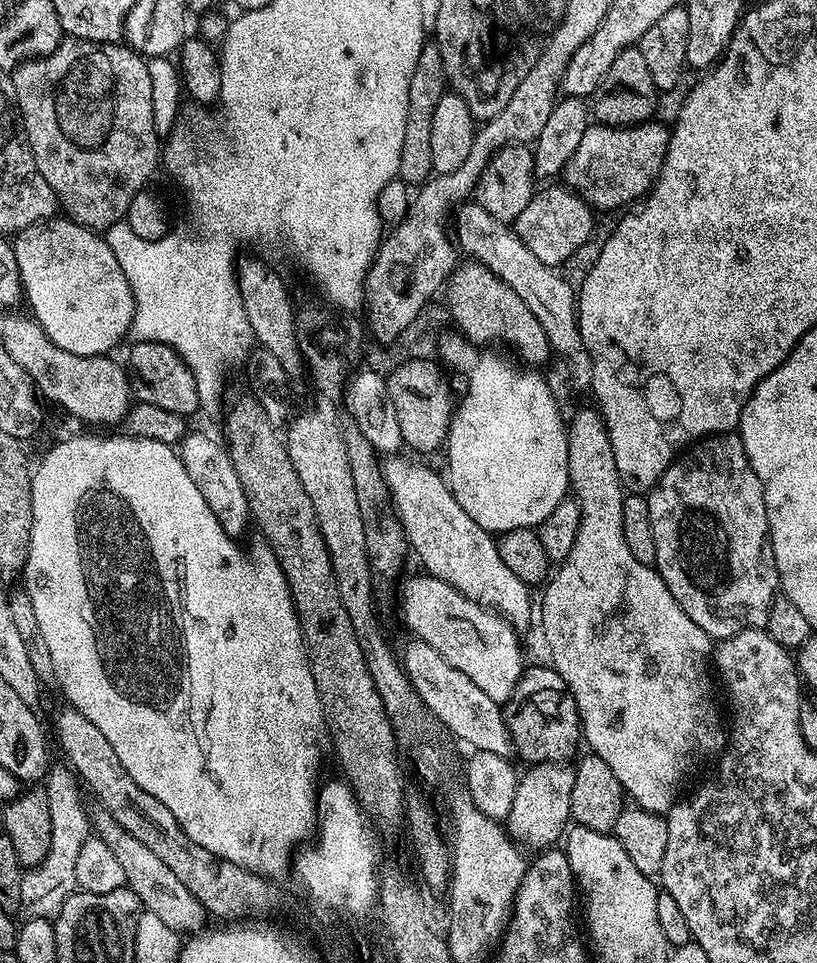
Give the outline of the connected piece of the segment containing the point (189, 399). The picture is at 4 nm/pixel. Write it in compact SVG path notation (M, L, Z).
M142 340L133 345L128 352L128 360L126 359L128 384L132 387L133 397L139 403L162 406L162 410L191 418L200 404L202 389L196 385L196 379L187 362L165 344Z

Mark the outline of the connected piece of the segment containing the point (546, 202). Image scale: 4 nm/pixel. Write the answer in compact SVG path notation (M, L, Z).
M541 187L530 198L526 210L518 214L514 229L527 249L548 268L559 269L592 236L592 215L594 209L581 199L571 188Z

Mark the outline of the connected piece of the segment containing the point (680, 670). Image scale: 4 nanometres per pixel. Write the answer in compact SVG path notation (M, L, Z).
M593 407L580 408L573 414L572 420L567 421L568 430L568 483L571 495L580 507L580 525L578 526L578 538L574 538L574 547L566 559L559 561L560 568L551 573L550 579L543 585L544 601L538 604L538 624L544 627L544 640L548 643L548 652L552 655L551 667L564 679L565 685L570 689L570 695L574 698L576 709L580 715L582 725L582 740L585 745L589 744L591 751L610 770L614 770L614 778L622 782L625 793L632 796L637 805L645 808L647 812L666 814L671 810L678 799L680 784L686 776L706 757L714 752L719 753L726 744L726 730L722 728L720 716L712 702L712 672L710 669L710 657L714 652L714 641L708 636L698 624L689 618L686 610L678 606L674 594L666 586L651 564L643 564L630 554L630 546L626 546L626 534L622 534L622 506L626 495L625 485L618 474L618 466L614 466L614 450L610 446L608 429L604 427L603 417Z

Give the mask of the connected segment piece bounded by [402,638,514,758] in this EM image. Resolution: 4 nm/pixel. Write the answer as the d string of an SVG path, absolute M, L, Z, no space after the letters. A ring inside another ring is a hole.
M415 638L409 639L409 641L409 644L404 648L404 658L402 654L404 673L408 676L408 681L414 686L414 690L422 698L424 705L436 715L441 729L448 731L449 728L462 743L469 744L469 749L493 751L494 754L507 758L511 757L514 749L512 739L508 733L508 727L504 722L504 713L501 705L496 704L494 698L488 697L478 686L474 686L474 682L470 682L470 678L466 678L466 674L462 674L462 670L450 666L450 662L446 662L446 658L442 658L442 654L438 654L438 650L434 650L434 646Z

